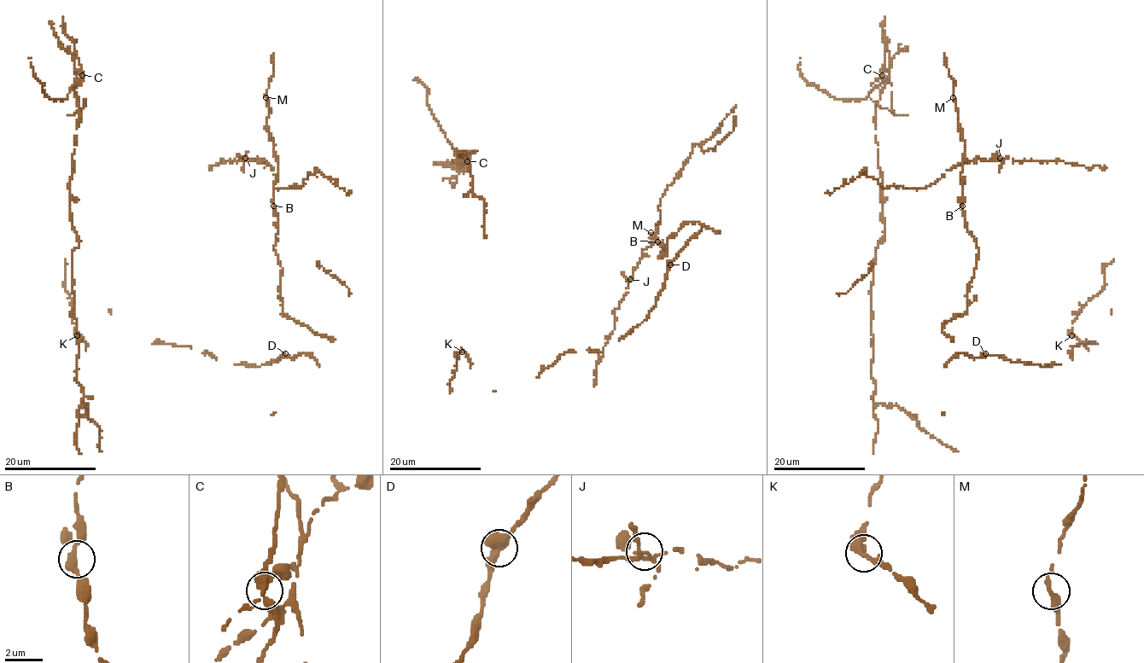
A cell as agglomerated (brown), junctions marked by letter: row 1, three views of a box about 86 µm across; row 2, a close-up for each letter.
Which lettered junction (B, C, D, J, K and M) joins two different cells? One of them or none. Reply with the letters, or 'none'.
C

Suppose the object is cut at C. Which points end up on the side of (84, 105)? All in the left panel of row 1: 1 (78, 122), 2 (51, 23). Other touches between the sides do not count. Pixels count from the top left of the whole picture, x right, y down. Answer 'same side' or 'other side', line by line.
1: other side
2: same side

